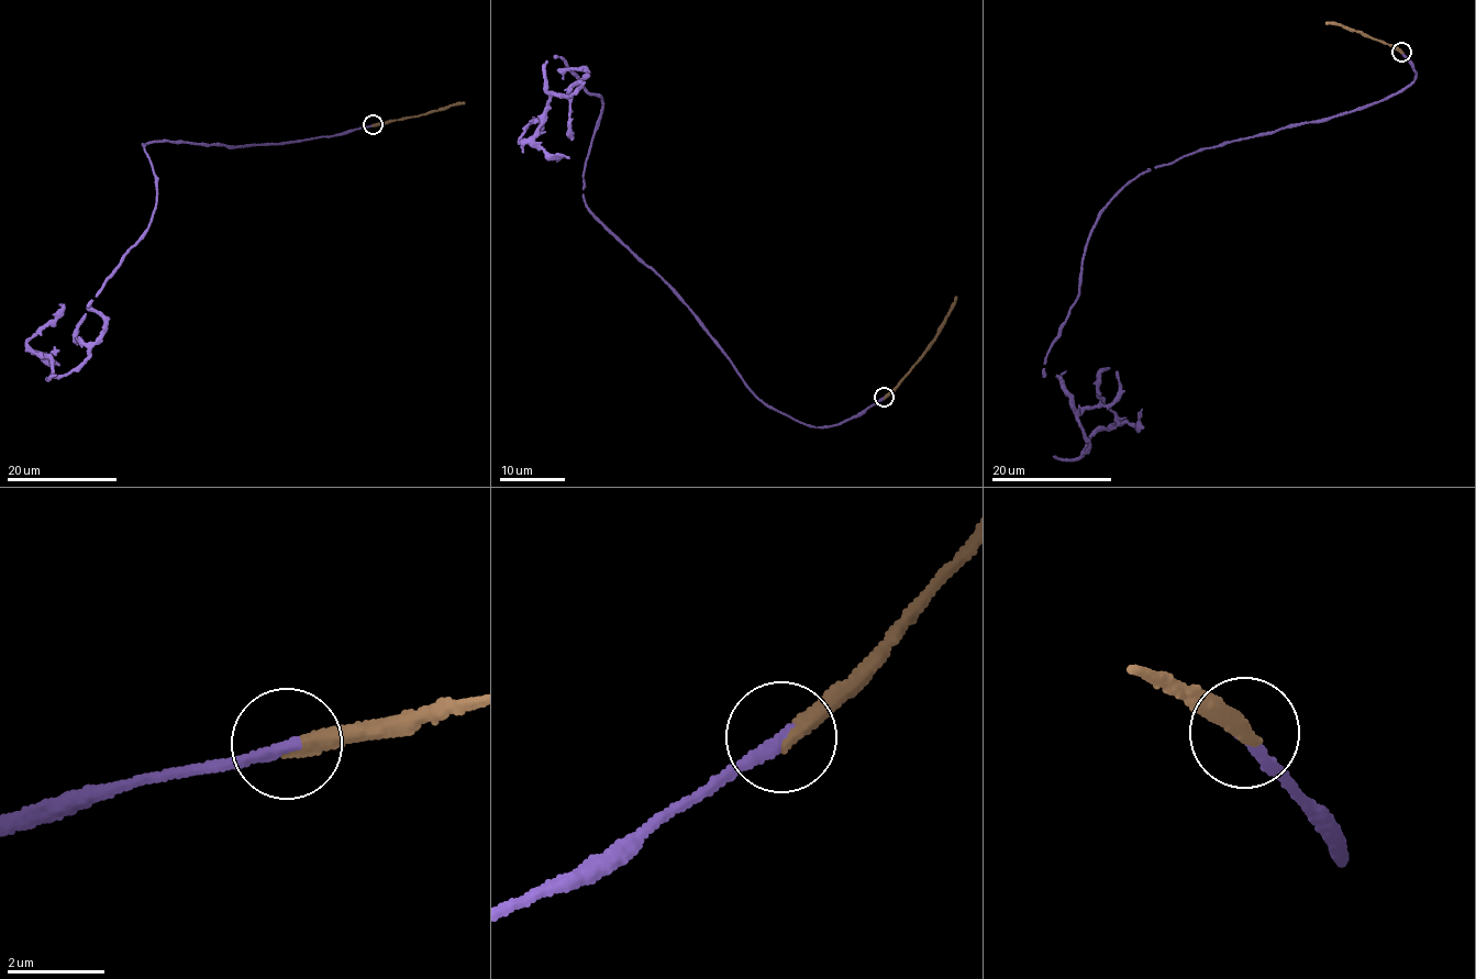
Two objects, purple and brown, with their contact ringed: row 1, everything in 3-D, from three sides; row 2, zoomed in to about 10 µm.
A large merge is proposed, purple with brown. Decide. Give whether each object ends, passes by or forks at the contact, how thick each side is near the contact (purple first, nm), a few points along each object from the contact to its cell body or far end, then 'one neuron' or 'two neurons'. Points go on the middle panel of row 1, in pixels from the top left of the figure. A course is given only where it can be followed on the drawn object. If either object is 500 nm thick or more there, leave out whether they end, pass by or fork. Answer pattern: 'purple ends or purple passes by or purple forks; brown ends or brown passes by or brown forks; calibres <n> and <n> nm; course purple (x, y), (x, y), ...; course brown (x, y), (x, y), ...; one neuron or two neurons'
purple ends; brown ends; calibres 240 and 320 nm; course purple (885, 397), (818, 427), (764, 404), (584, 199), (603, 100), (558, 55), (588, 73), (521, 141), (540, 135); course brown (885, 397), (934, 337), (957, 296); one neuron

